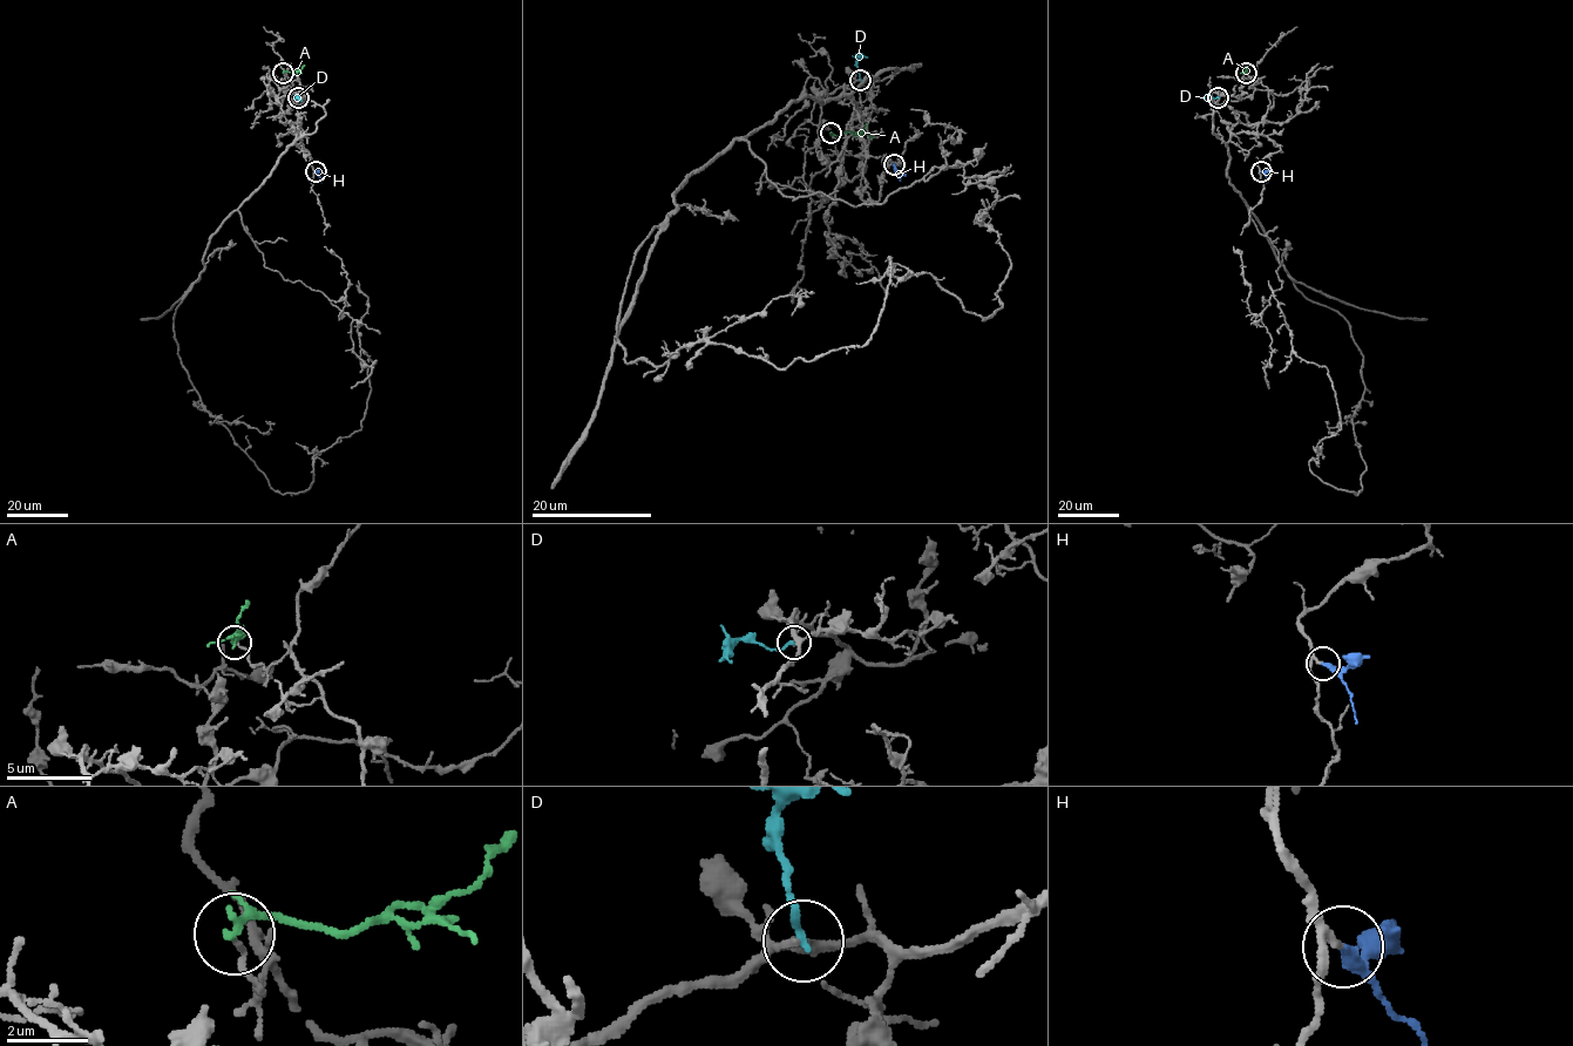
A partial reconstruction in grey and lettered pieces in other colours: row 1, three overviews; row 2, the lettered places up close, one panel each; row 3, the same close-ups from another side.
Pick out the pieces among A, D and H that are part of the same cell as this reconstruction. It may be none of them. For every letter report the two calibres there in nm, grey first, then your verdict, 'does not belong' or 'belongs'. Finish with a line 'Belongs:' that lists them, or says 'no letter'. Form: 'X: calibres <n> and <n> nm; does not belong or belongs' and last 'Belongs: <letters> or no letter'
A: calibres 140 and 240 nm; does not belong
D: calibres 120 and 200 nm; does not belong
H: calibres 120 and 320 nm; does not belong
Belongs: no letter

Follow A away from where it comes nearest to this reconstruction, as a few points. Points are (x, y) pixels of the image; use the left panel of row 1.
A: (283, 73), (297, 72), (305, 65)

